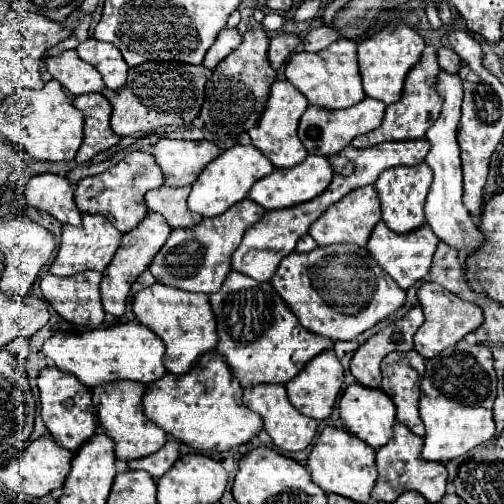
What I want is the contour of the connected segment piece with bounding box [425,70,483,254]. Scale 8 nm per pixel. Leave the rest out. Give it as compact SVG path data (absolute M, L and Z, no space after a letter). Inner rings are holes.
M445 70L437 76L437 92L443 98L443 110L437 118L437 122L427 132L427 140L431 142L431 150L425 158L425 162L433 170L433 184L425 202L425 218L427 224L433 228L433 232L447 242L449 246L457 250L465 250L463 254L471 254L481 246L483 234L477 230L473 220L469 218L469 212L465 210L461 196L463 196L463 182L461 182L461 160L459 160L459 144L457 144L457 124L461 118L461 100L463 100L463 82L457 74L449 74Z

